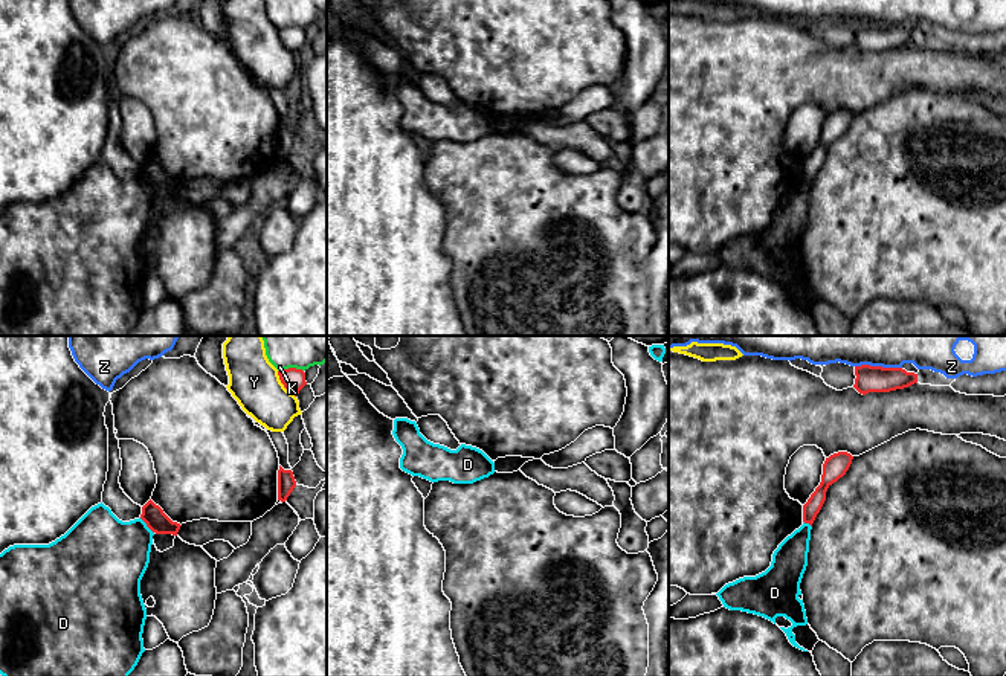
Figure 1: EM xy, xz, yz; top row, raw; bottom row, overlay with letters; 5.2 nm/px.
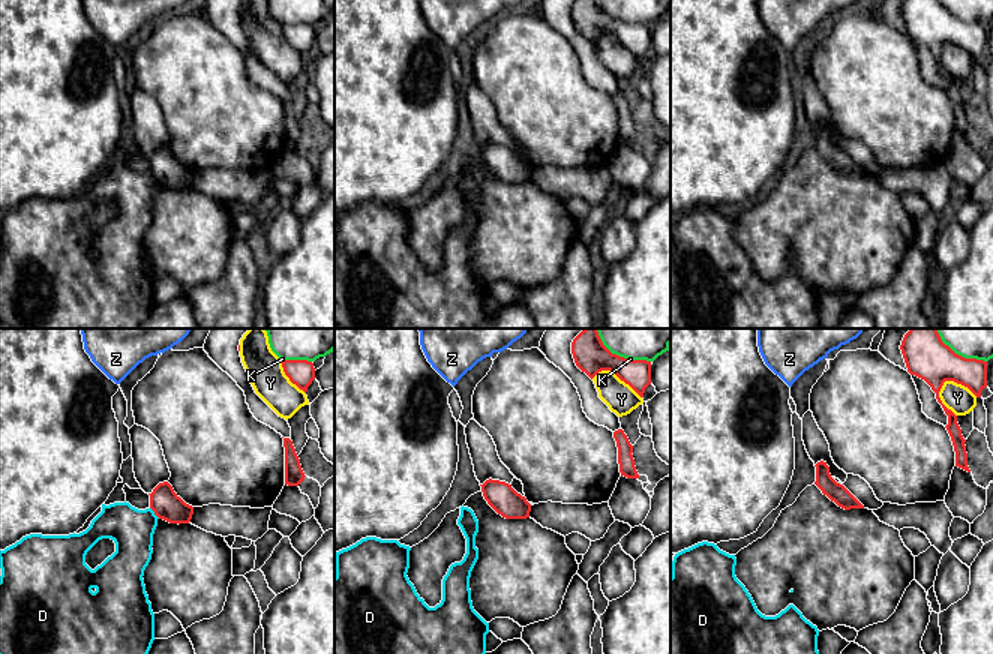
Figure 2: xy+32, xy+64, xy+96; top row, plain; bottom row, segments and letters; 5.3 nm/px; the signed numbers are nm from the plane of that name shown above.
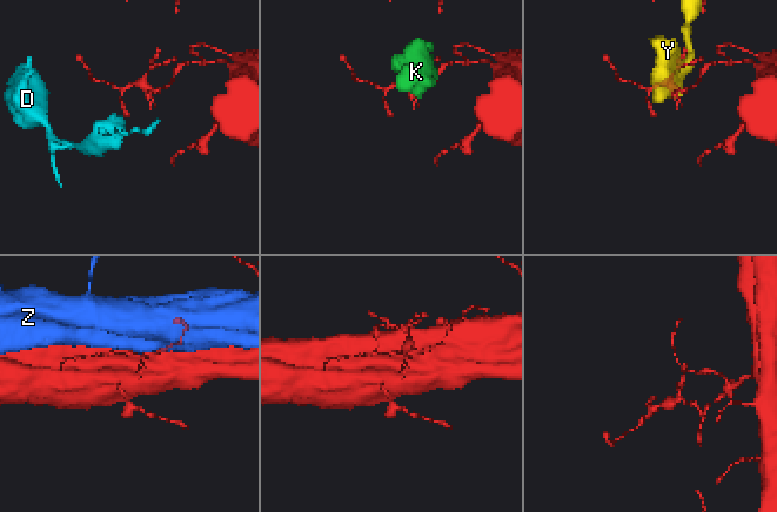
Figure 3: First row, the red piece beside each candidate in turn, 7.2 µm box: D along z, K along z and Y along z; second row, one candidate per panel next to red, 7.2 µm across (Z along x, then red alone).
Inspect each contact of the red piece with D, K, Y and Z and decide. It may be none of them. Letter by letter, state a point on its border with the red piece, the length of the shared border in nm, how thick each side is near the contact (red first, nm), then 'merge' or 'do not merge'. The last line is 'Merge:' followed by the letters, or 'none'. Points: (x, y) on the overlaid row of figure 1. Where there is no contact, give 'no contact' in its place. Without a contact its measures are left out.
D: xy (147, 525) | 120 nm | 120/380 nm | do not merge
K: xy (290, 368) | 140 nm | 120/340 nm | do not merge
Y: xy (283, 383) | 170 nm | 120/260 nm | do not merge
Z: yz (878, 366) | 240 nm | 140/320 nm | do not merge
Merge: none

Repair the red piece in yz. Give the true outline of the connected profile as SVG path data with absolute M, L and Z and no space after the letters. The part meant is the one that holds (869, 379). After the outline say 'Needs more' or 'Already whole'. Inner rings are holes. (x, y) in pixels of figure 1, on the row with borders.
M861 365L855 366L855 375L853 388L863 395L869 392L890 392L917 383L917 374L907 372L902 368Z. Already whole

